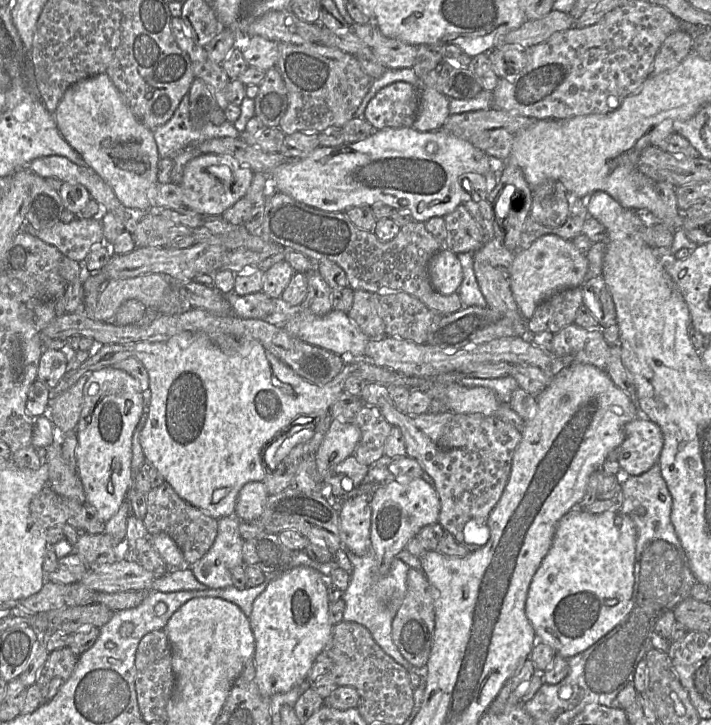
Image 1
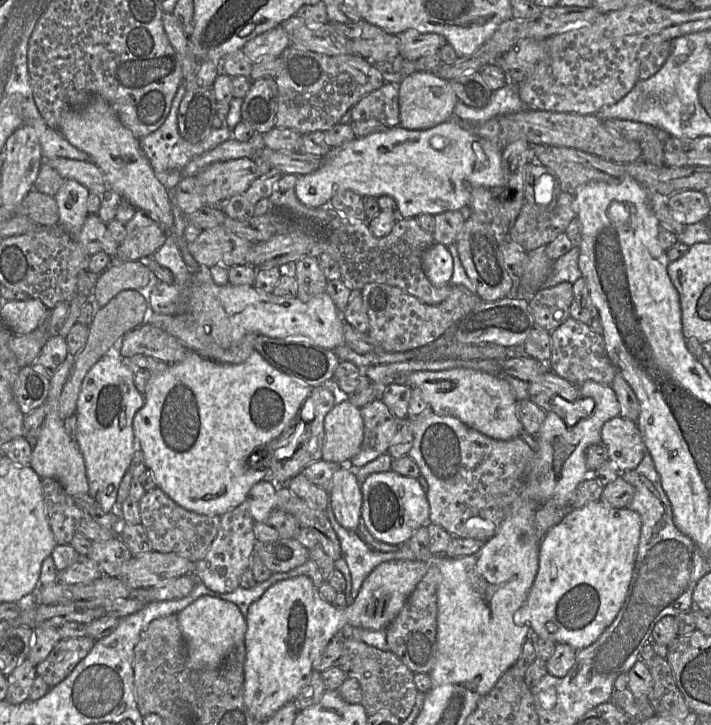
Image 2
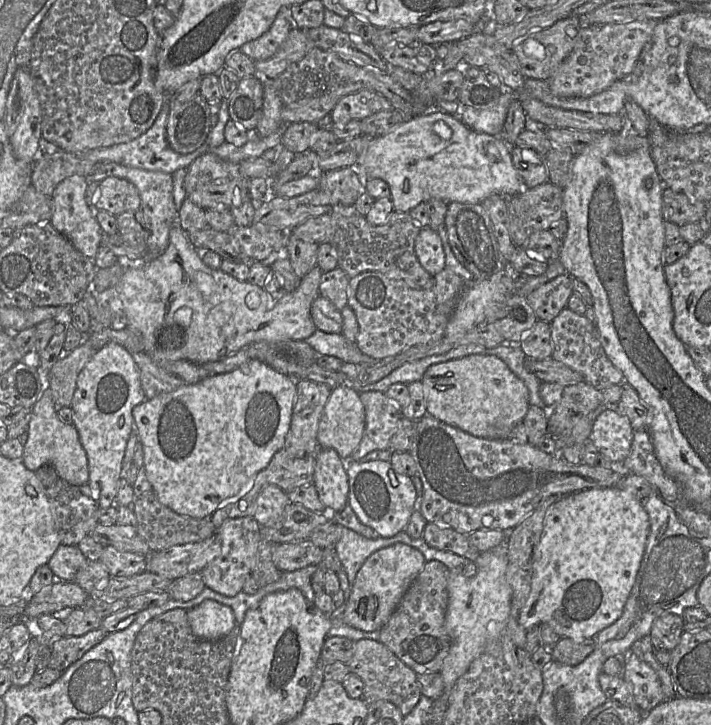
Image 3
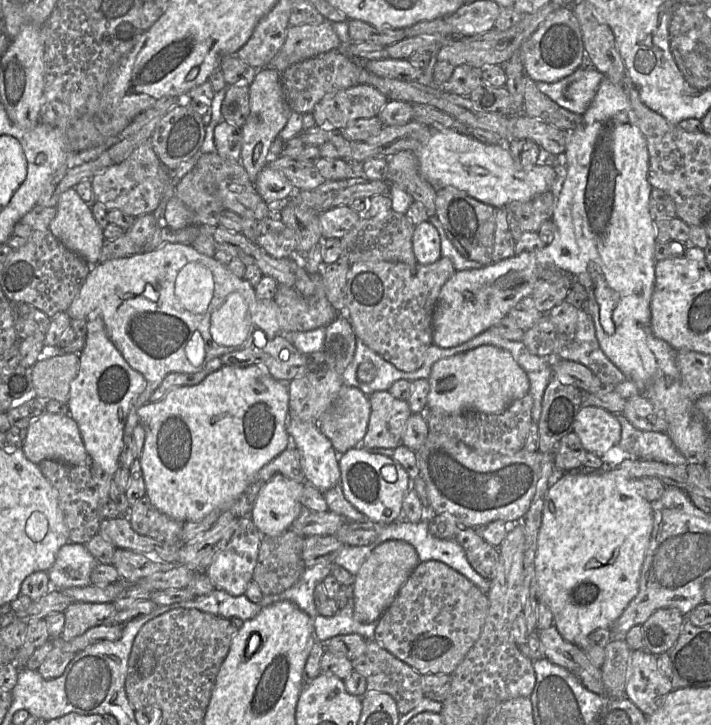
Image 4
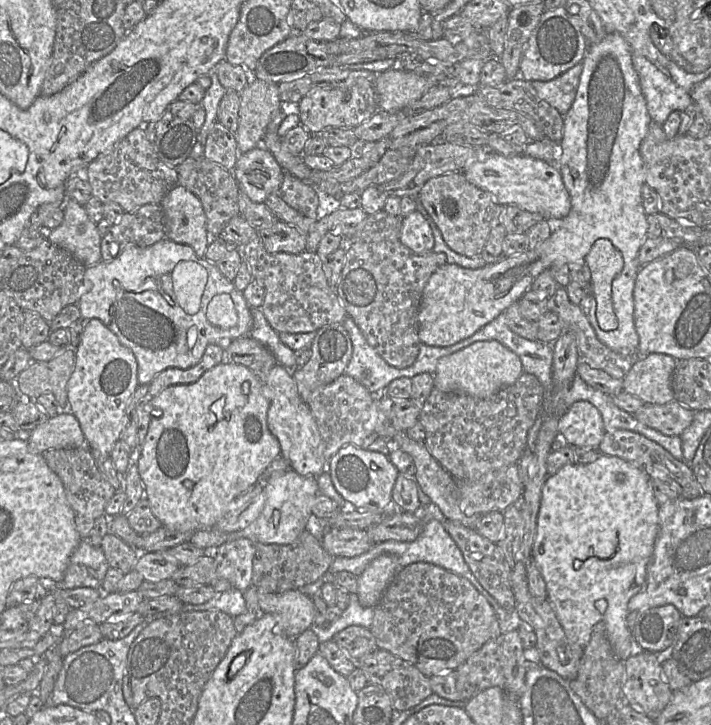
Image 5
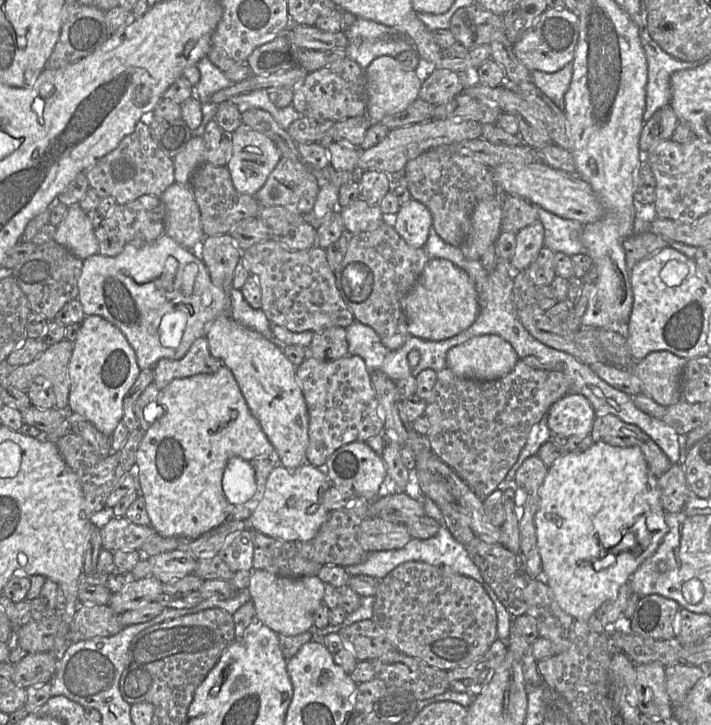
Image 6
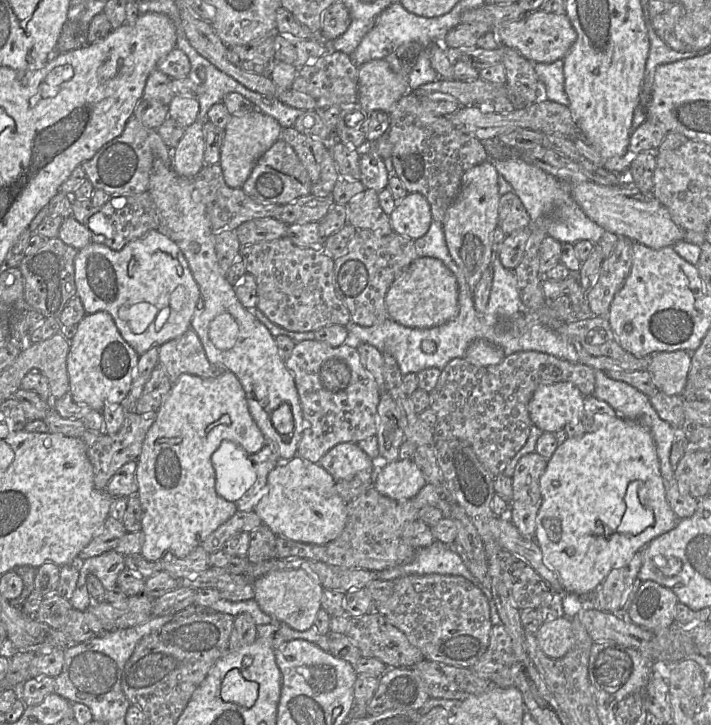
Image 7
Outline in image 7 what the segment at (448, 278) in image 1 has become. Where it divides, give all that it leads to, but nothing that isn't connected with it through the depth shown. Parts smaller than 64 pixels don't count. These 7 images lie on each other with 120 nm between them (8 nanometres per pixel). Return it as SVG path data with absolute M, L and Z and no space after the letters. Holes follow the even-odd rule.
M409 193L390 215L393 231L411 240L423 237L432 221L431 206L420 193Z

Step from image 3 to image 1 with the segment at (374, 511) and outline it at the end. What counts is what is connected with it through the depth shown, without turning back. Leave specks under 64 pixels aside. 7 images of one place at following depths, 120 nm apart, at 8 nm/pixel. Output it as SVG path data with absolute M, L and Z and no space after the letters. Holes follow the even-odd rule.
M394 478L380 484L370 497L371 506L371 549L377 563L378 574L389 573L397 554L403 550L410 539L427 525L438 522L440 500L437 491L422 478Z

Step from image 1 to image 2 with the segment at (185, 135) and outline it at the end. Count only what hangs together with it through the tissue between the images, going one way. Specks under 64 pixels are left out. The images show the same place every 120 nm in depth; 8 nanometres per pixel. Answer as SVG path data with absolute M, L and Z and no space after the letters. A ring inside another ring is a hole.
M182 83L172 100L169 114L163 124L154 132L139 139L140 147L148 158L156 175L159 175L169 169L182 170L194 157L199 156L216 147L220 143L232 138L232 129L228 128L227 125L223 125L220 128L212 128L209 134L198 143L191 143L183 139L178 130L177 114L180 102L185 92L186 87Z

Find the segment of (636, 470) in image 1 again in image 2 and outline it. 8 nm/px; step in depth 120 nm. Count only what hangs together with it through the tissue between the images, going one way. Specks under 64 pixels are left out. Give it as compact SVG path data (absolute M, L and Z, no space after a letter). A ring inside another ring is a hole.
M621 416L603 424L601 443L607 449L609 463L618 471L635 469L647 451L637 422Z

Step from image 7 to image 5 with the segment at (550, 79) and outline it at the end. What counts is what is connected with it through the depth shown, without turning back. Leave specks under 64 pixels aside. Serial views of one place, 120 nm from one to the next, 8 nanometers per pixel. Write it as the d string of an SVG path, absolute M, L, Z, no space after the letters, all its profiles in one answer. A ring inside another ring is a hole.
M581 62L553 80L532 81L531 84L539 97L555 108L564 118L575 100L582 69Z

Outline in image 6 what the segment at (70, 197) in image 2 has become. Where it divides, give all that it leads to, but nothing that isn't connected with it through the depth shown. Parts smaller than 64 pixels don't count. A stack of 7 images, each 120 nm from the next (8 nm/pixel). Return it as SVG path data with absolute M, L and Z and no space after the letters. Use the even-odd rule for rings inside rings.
M71 205L54 235L55 242L71 251L81 260L99 254L95 228L87 213L78 205Z

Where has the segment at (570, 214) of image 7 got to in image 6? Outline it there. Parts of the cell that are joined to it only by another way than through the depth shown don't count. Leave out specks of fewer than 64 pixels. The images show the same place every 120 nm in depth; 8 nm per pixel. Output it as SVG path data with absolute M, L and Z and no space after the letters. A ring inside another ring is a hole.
M535 206L538 221L544 227L544 246L554 253L562 252L570 257L585 253L587 249L581 241L584 225L576 220L561 218L539 206Z

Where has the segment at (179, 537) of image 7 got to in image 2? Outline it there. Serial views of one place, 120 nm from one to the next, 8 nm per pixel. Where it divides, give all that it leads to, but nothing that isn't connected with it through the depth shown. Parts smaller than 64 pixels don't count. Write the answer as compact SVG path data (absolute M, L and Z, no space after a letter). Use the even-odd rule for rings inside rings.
M254 350L244 362L238 364L220 363L191 351L185 359L170 364L164 371L149 380L144 392L145 403L137 411L133 419L136 448L141 449L143 452L145 465L152 471L156 487L161 489L171 500L182 508L197 514L221 516L243 503L253 485L264 479L269 479L269 469L259 453L266 450L272 442L277 440L293 424L312 389L311 386L303 384L292 376L271 366Z

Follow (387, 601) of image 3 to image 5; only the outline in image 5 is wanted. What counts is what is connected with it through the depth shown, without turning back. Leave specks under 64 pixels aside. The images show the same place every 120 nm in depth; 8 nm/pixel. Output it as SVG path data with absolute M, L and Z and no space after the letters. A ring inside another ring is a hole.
M389 554L380 555L369 563L358 577L357 597L361 606L376 607L398 570L396 557Z

